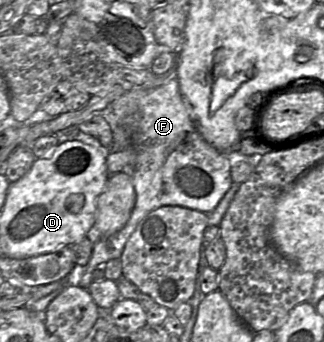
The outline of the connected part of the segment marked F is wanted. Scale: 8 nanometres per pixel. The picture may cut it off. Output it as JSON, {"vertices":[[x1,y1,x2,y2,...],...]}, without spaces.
{"vertices":[[173,76,169,82,152,89,134,88,126,91,103,110,103,117,110,124,112,131,116,126,127,127,136,143,136,161,134,171,130,175,136,201,127,224,119,232,108,238,101,238,93,244,91,257,79,280,85,283,92,282,92,271,97,266,103,266,109,260,121,257,125,244,135,231,137,224,149,212,162,206,181,206,211,213,233,184,232,166,227,153,222,153,207,143,197,130,181,95,176,76]]}

